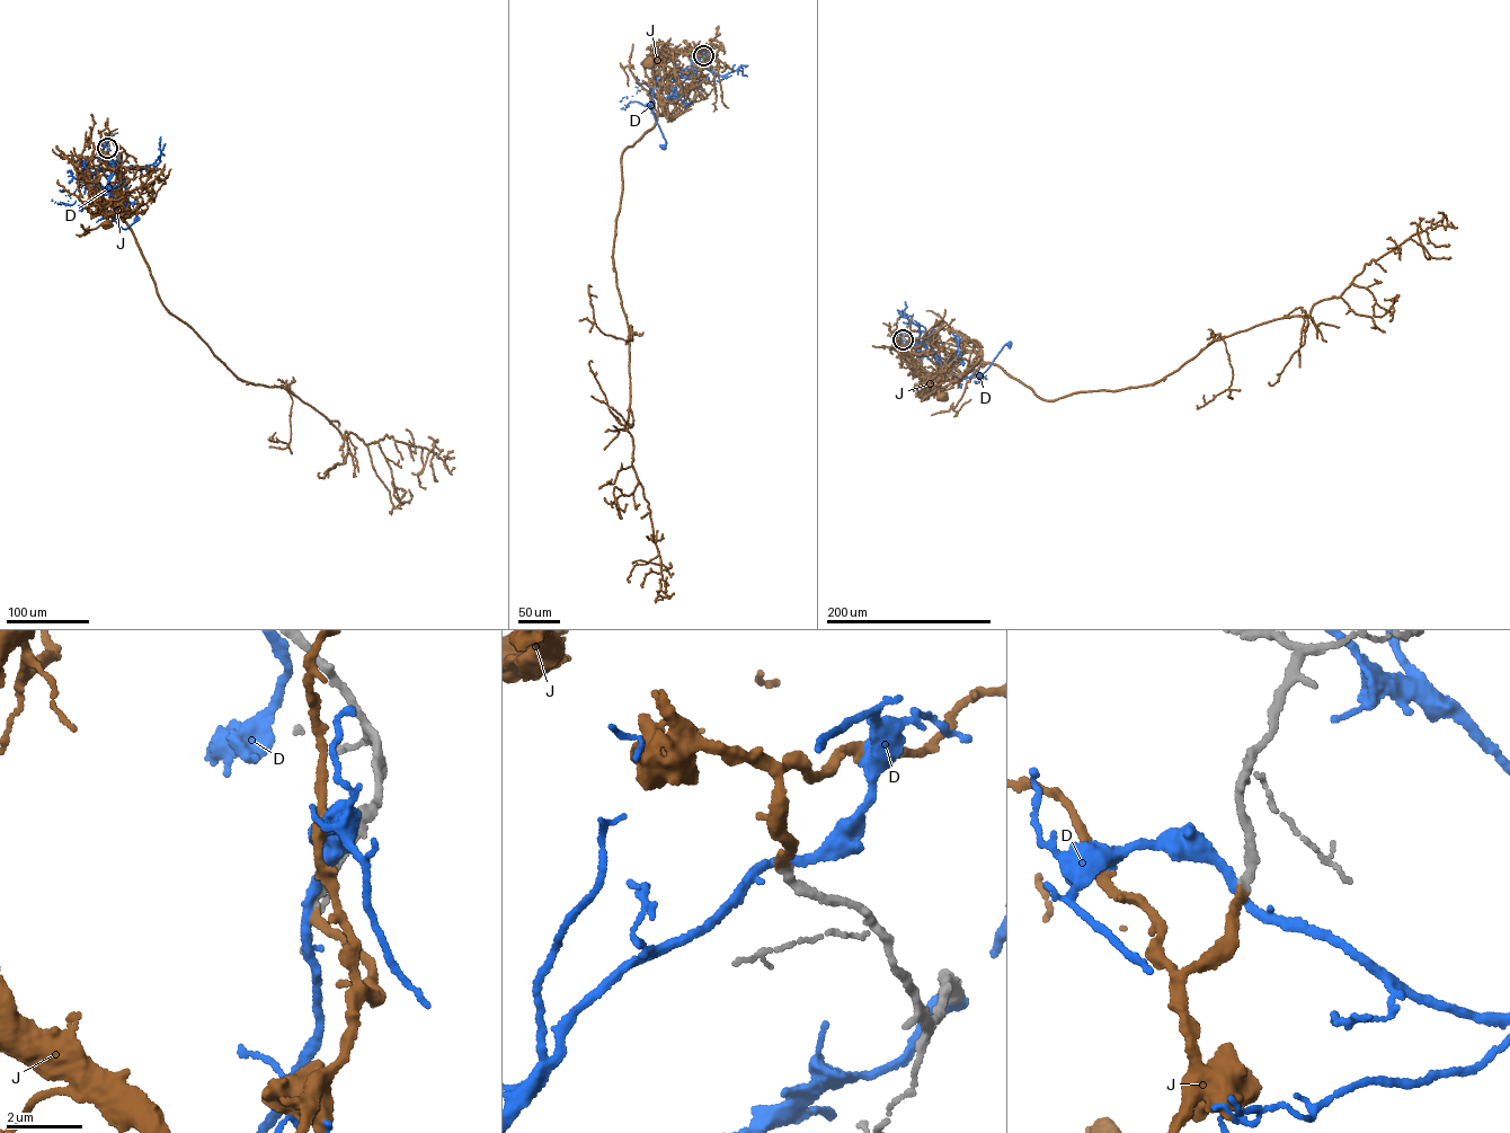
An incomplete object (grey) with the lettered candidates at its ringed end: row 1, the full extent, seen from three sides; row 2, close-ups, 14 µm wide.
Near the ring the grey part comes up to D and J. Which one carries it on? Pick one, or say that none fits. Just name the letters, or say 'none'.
J

